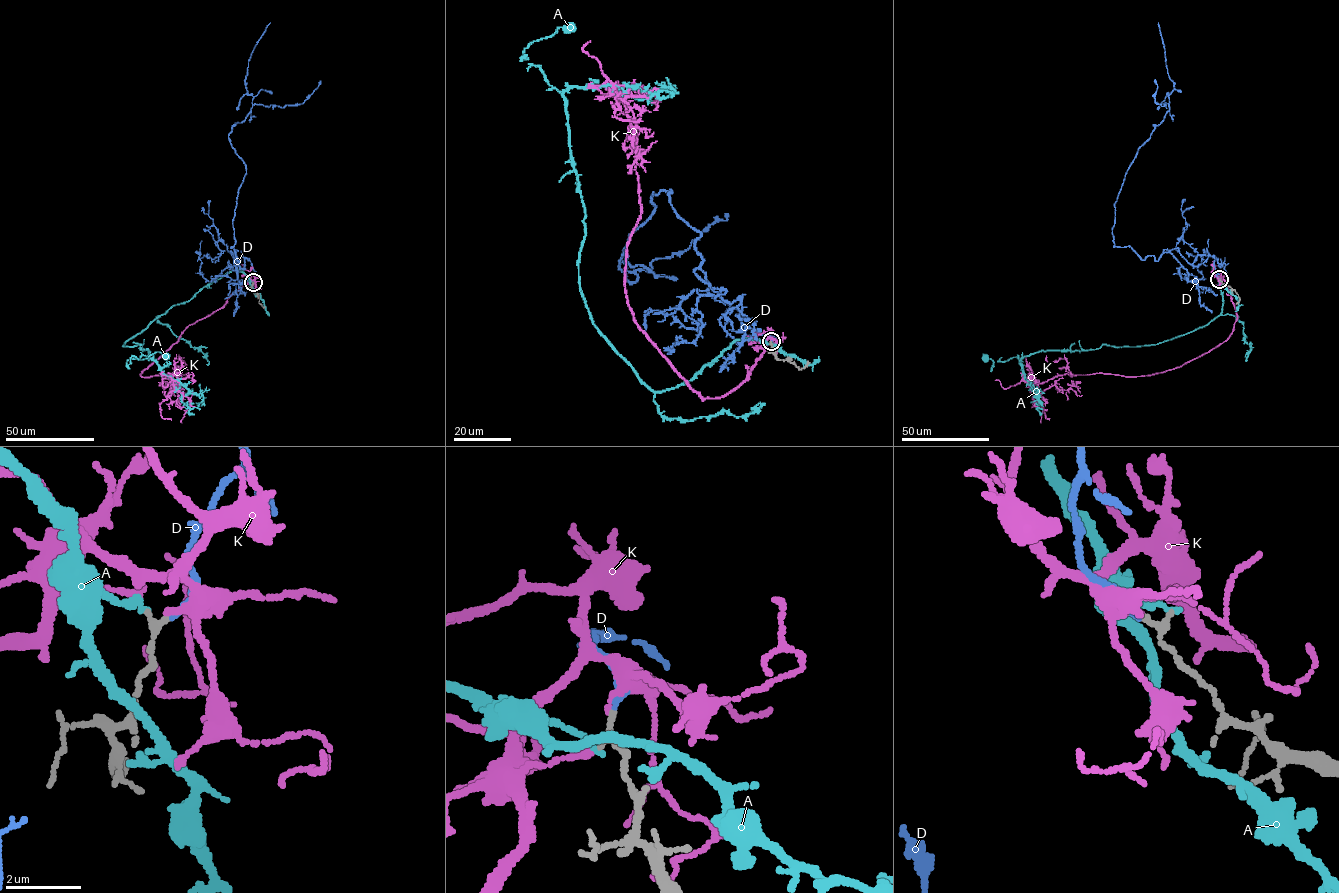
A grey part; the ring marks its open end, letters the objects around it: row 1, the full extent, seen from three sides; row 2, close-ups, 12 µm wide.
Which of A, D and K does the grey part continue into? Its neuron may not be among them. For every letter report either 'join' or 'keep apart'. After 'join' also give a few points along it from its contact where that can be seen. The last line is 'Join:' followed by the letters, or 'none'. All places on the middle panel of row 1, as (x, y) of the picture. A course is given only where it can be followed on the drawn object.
A: keep apart
D: join; it runs (771, 341), (707, 291), (670, 191), (629, 235), (650, 272), (634, 283), (625, 247)
K: keep apart
Join: D

